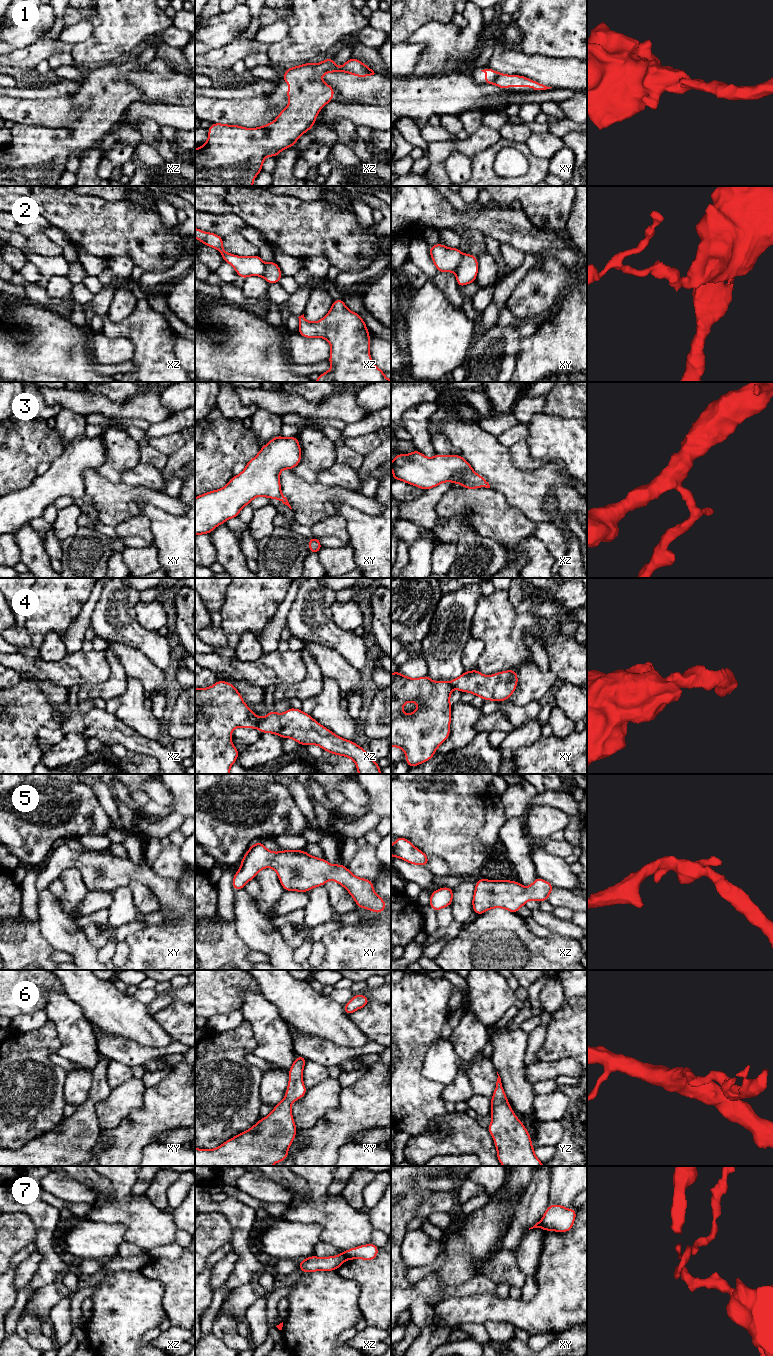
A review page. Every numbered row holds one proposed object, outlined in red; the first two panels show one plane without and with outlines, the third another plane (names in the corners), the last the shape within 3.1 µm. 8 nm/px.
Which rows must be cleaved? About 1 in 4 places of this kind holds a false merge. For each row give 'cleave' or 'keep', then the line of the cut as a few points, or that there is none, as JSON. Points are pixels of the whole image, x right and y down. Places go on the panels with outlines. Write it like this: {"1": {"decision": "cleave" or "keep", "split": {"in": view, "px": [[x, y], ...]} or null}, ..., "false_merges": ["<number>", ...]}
{"1": {"decision": "keep", "split": null}, "2": {"decision": "cleave", "split": {"in": "xy", "px": [[462, 254], [459, 265], [453, 271]]}}, "3": {"decision": "keep", "split": null}, "4": {"decision": "cleave", "split": {"in": "xz", "px": [[260, 718], [255, 727]]}}, "5": {"decision": "keep", "split": null}, "6": {"decision": "keep", "split": null}, "7": {"decision": "cleave", "split": {"in": "xz", "px": [[342, 1252], [347, 1258]]}}, "false_merges": ["2", "4", "7"]}

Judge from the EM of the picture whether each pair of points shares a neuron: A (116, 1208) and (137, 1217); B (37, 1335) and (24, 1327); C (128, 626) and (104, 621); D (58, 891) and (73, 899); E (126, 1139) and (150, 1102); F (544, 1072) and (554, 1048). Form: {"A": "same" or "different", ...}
{"A": "same", "B": "same", "C": "same", "D": "different", "E": "same", "F": "different"}

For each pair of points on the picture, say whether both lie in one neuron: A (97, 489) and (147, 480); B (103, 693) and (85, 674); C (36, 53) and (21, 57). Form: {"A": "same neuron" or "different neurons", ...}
{"A": "different neurons", "B": "different neurons", "C": "same neuron"}

